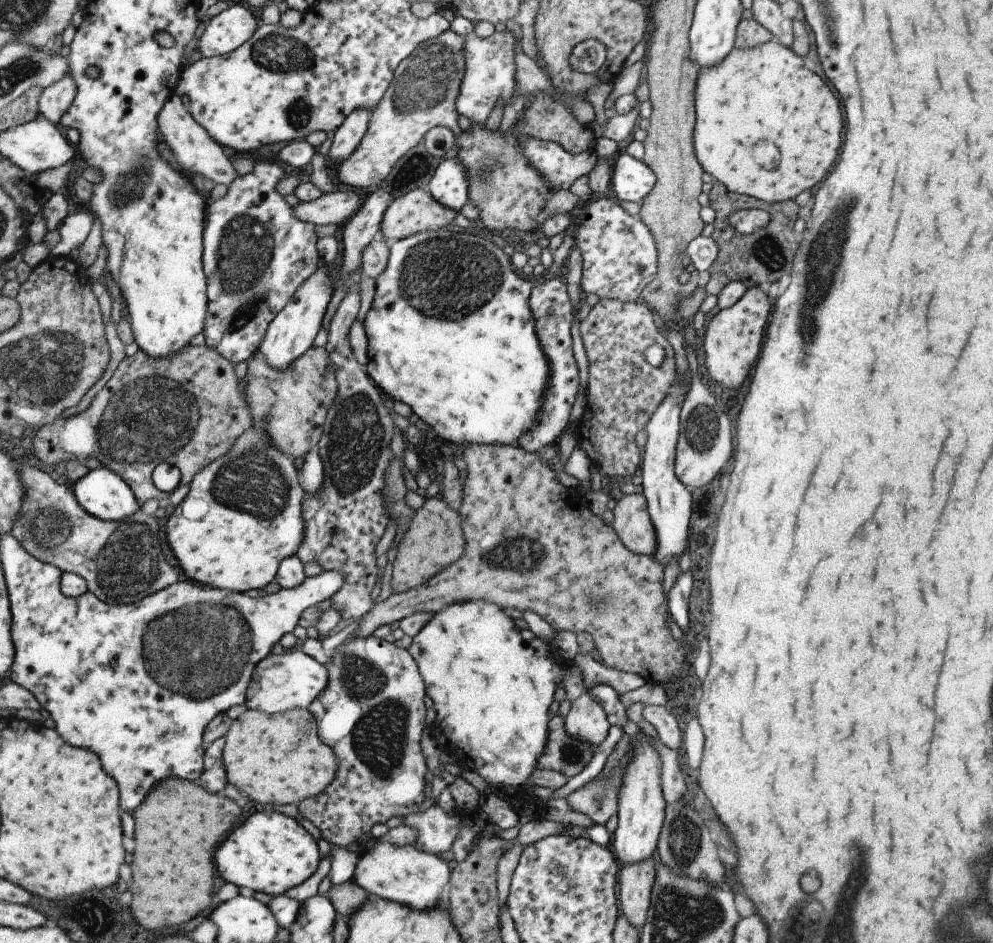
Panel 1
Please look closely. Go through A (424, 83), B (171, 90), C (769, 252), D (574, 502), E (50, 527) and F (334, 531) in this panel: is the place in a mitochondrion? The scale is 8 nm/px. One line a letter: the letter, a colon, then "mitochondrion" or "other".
A: mitochondrion
B: other
C: mitochondrion
D: other
E: mitochondrion
F: other

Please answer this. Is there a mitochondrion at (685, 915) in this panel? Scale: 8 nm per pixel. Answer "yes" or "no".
yes

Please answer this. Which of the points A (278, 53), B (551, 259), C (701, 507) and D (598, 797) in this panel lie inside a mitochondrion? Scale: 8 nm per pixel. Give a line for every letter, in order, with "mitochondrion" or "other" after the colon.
A: mitochondrion
B: other
C: other
D: mitochondrion

